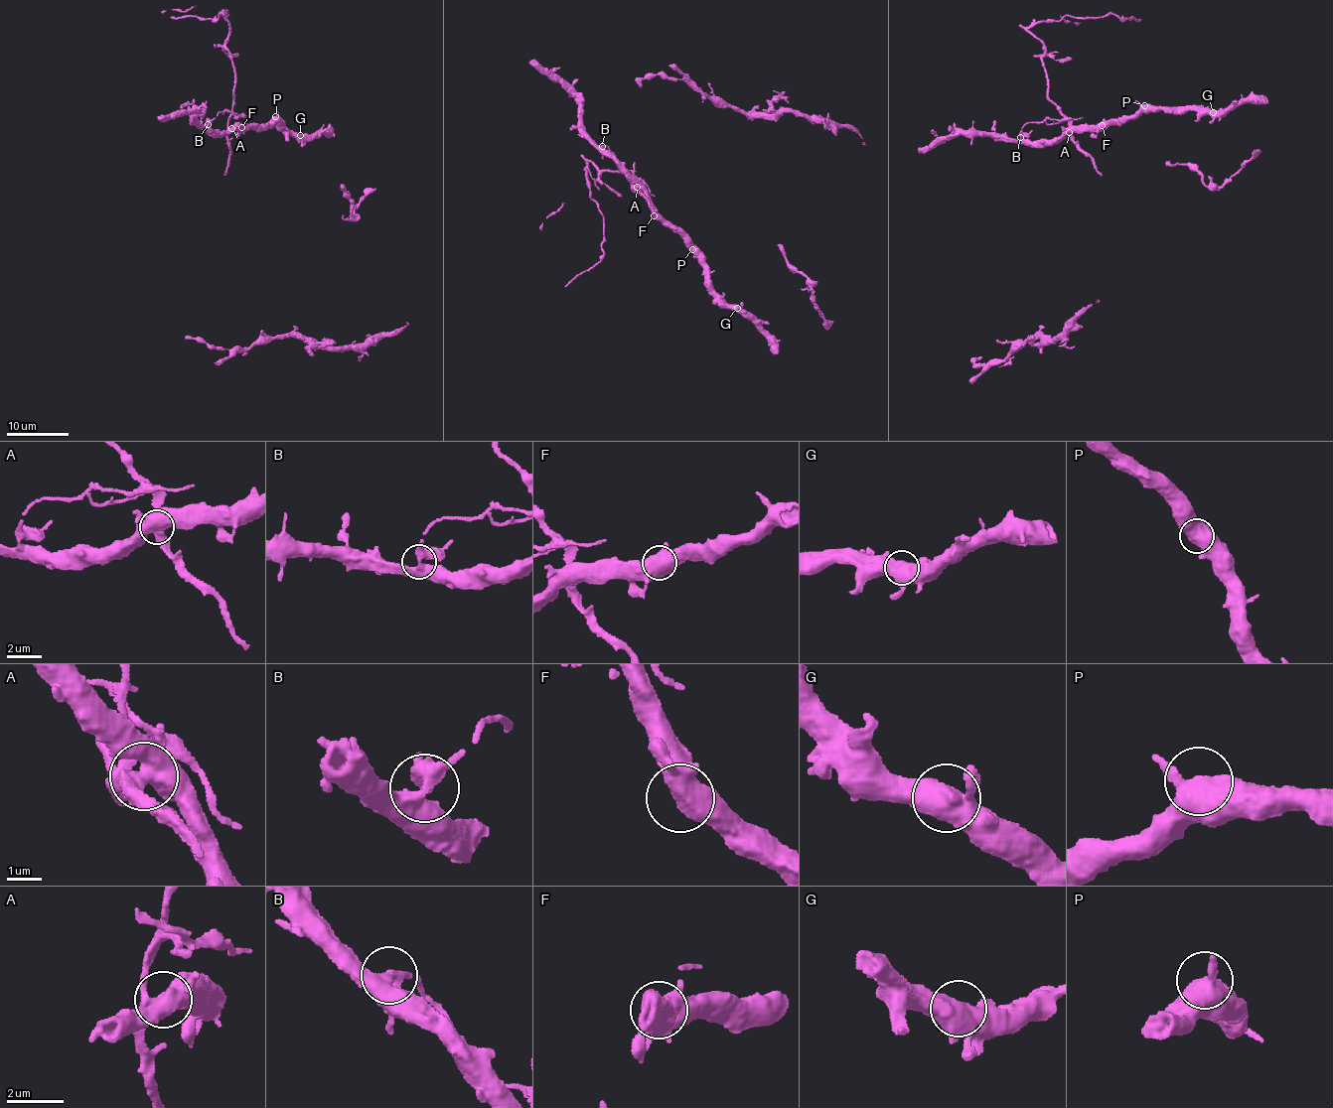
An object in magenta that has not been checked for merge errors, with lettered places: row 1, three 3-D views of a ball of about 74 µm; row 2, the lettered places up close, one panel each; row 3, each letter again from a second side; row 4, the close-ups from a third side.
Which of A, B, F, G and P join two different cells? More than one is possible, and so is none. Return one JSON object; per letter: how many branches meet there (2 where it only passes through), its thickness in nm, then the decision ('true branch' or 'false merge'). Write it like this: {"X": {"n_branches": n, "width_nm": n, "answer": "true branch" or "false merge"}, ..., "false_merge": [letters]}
{"A": {"n_branches": 4, "width_nm": 500, "answer": "false merge"}, "B": {"n_branches": 2, "width_nm": 500, "answer": "false merge"}, "F": {"n_branches": 3, "width_nm": 480, "answer": "true branch"}, "G": {"n_branches": 4, "width_nm": 460, "answer": "true branch"}, "P": {"n_branches": 2, "width_nm": 550, "answer": "true branch"}, "false_merge": ["A", "B"]}

